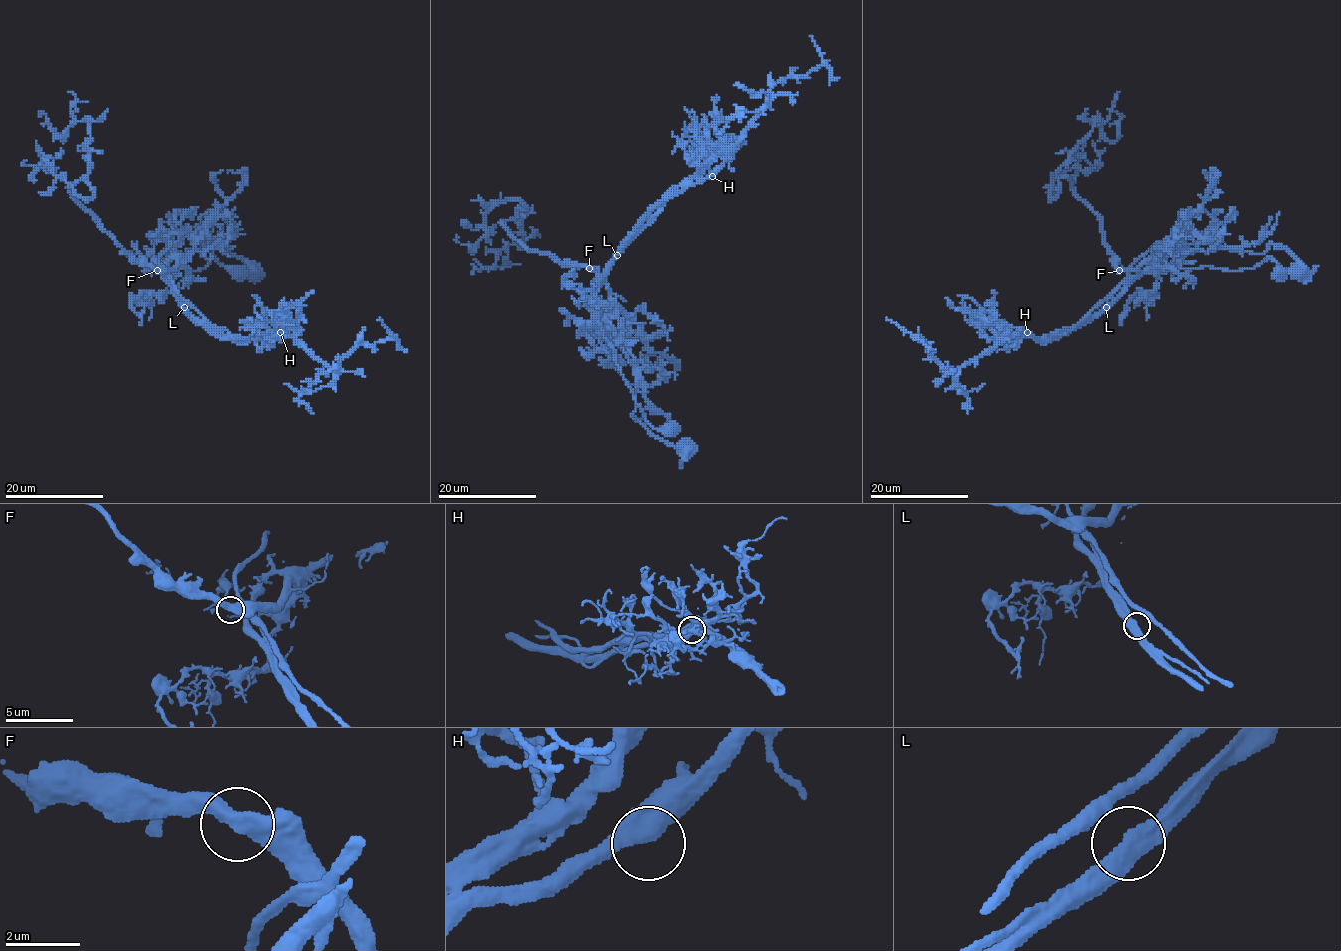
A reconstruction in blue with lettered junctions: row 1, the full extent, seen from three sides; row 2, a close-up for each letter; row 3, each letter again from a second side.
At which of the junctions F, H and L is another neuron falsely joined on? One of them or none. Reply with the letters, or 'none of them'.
L

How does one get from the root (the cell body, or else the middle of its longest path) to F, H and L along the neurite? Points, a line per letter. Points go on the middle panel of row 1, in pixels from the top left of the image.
F: (685, 448), (651, 434), (635, 418), (632, 364), (604, 310), (609, 289), (589, 268)
H: (685, 448), (651, 434), (634, 416), (635, 374), (604, 310), (609, 289), (600, 276), (673, 194), (712, 176)
L: (685, 448), (677, 448), (651, 434), (634, 416), (636, 380), (632, 364), (597, 294), (609, 262), (616, 255)

